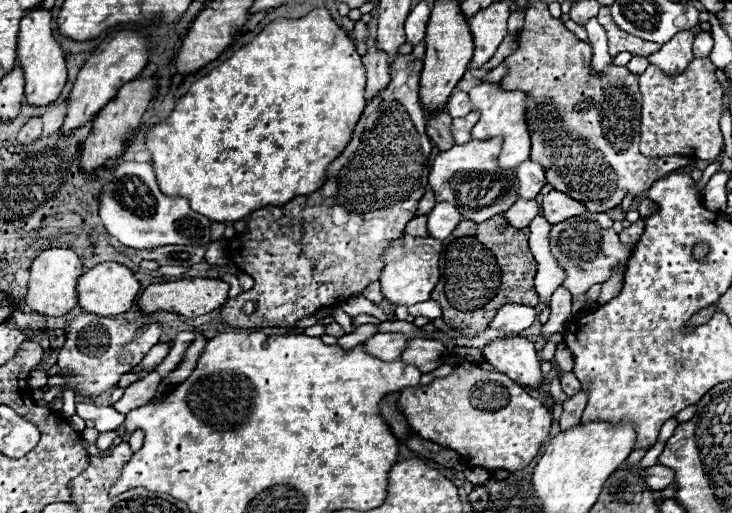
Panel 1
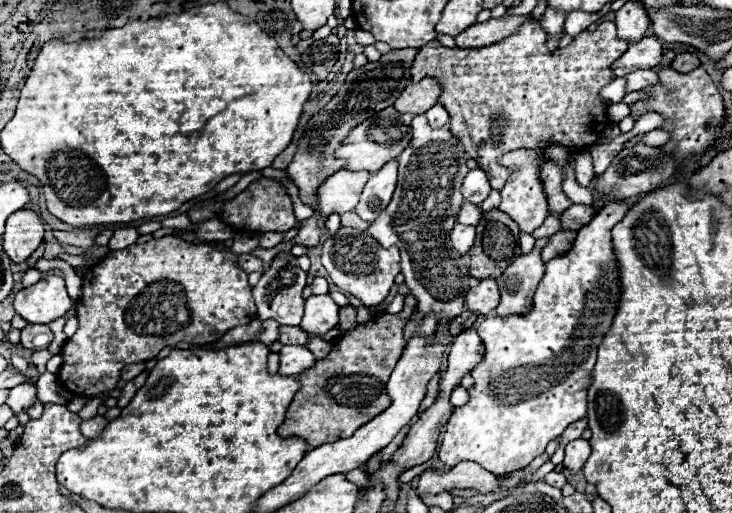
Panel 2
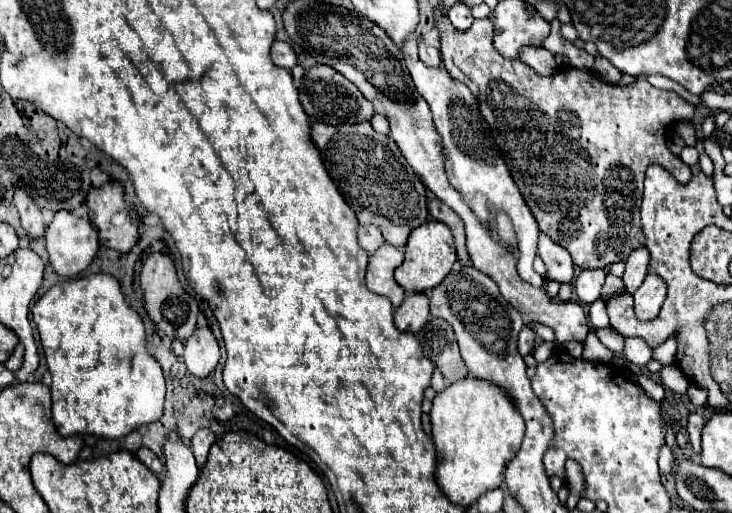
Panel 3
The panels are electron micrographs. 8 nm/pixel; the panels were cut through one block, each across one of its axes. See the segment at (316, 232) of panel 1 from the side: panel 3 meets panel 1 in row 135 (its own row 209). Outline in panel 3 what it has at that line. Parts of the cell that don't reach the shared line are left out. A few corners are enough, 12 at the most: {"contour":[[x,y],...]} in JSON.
{"contour":[[370,122],[312,126],[358,222],[392,246],[428,220],[424,184]]}

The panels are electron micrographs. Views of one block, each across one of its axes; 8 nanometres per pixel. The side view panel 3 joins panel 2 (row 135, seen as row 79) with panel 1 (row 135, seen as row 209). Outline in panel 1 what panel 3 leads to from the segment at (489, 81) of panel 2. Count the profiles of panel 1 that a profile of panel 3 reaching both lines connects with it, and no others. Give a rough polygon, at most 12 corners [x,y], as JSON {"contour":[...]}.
{"contour":[[548,4],[500,88],[526,94],[530,160],[608,212],[690,158],[640,154],[638,76],[592,72]]}

